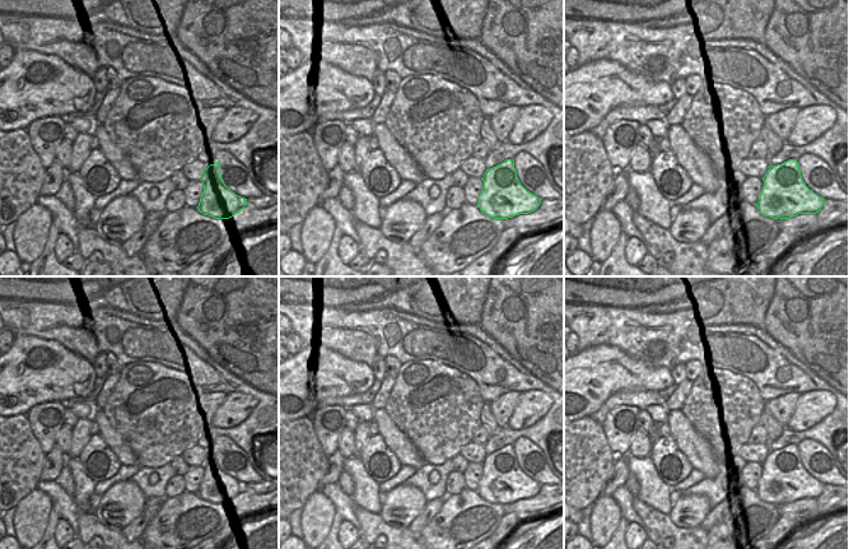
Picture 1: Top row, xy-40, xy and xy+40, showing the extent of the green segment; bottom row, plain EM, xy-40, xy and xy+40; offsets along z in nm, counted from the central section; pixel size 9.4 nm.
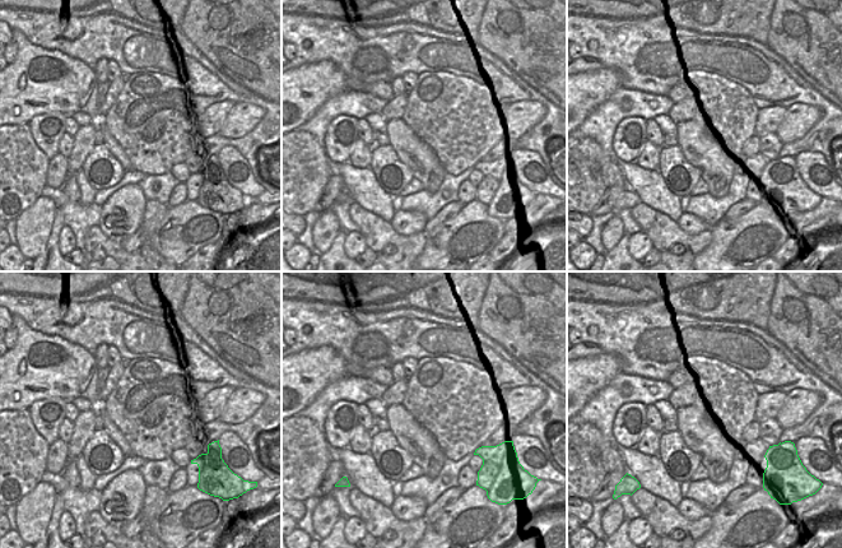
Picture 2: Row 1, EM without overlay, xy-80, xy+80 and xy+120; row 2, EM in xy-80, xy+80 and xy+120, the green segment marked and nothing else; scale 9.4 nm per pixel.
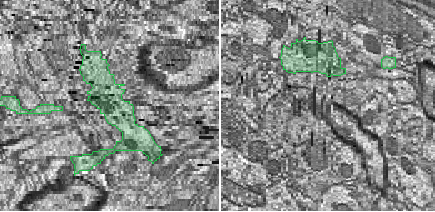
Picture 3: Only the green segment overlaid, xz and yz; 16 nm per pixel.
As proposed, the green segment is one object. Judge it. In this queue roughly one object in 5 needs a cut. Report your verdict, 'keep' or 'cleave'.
keep

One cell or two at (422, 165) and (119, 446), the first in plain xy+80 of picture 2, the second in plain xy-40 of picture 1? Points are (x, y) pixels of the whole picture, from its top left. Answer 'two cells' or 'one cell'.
one cell

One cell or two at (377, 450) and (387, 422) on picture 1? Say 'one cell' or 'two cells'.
two cells

